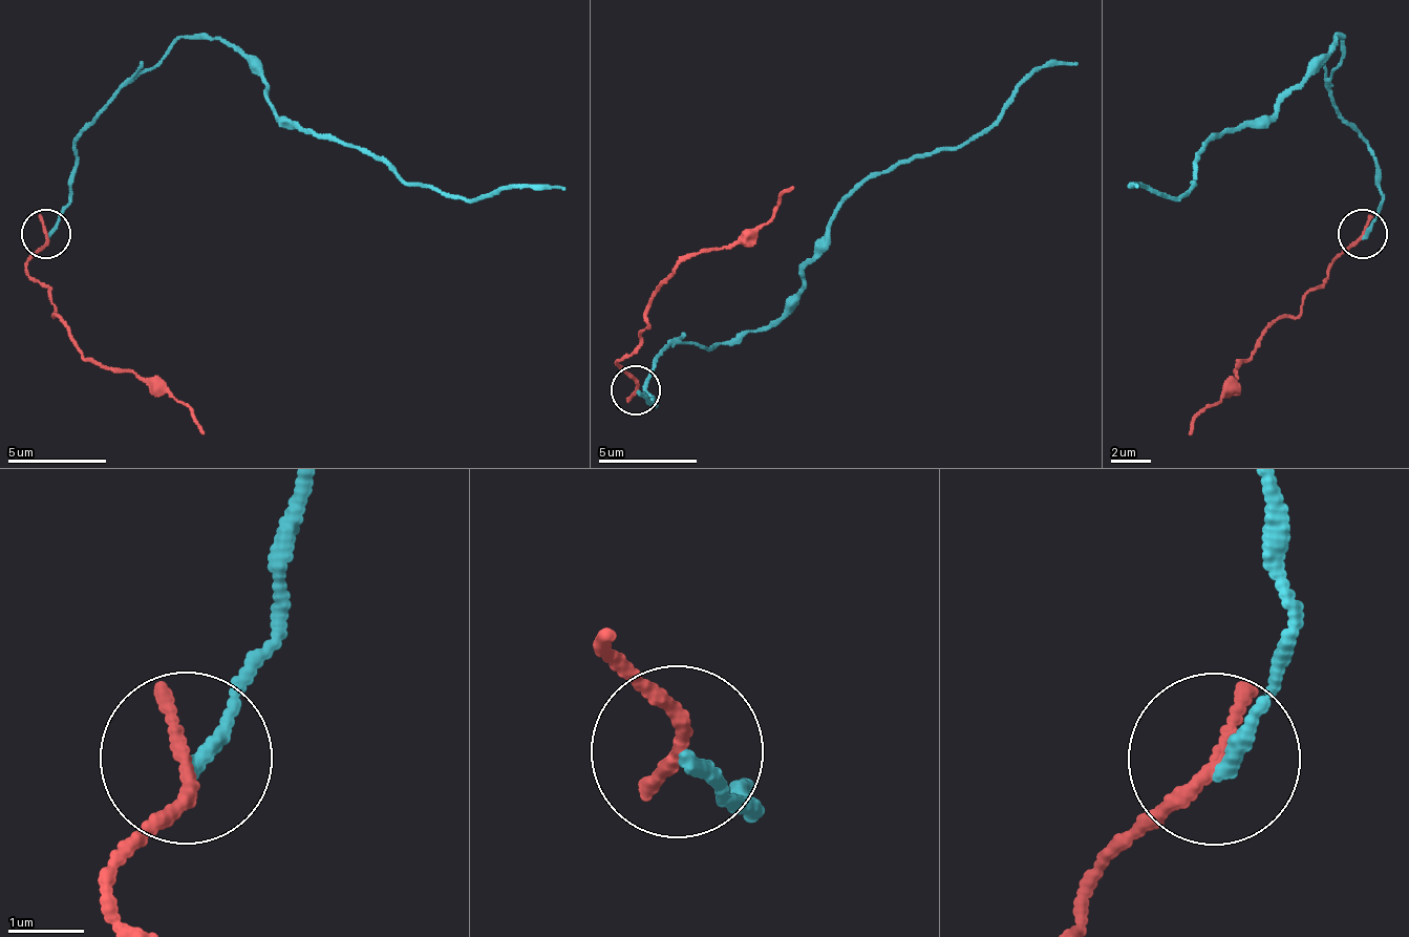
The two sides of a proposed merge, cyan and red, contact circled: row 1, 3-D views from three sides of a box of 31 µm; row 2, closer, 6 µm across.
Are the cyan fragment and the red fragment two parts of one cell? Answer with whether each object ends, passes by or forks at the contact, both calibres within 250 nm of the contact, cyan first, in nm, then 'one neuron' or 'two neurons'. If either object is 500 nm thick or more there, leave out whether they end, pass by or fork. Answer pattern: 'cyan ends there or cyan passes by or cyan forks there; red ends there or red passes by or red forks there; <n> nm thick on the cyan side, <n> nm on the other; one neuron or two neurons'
cyan ends there; red ends there; 190 nm thick on the cyan side, 200 nm on the other; two neurons

